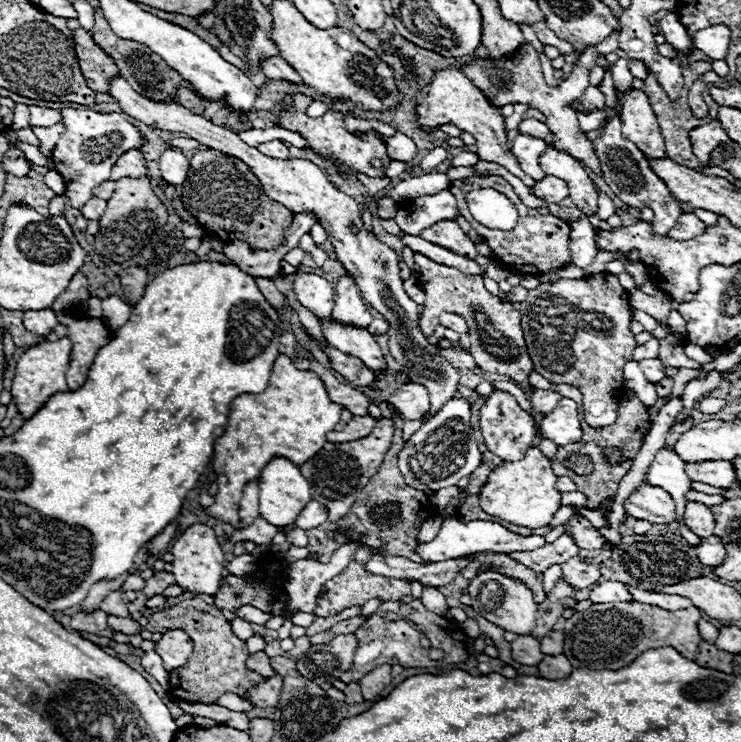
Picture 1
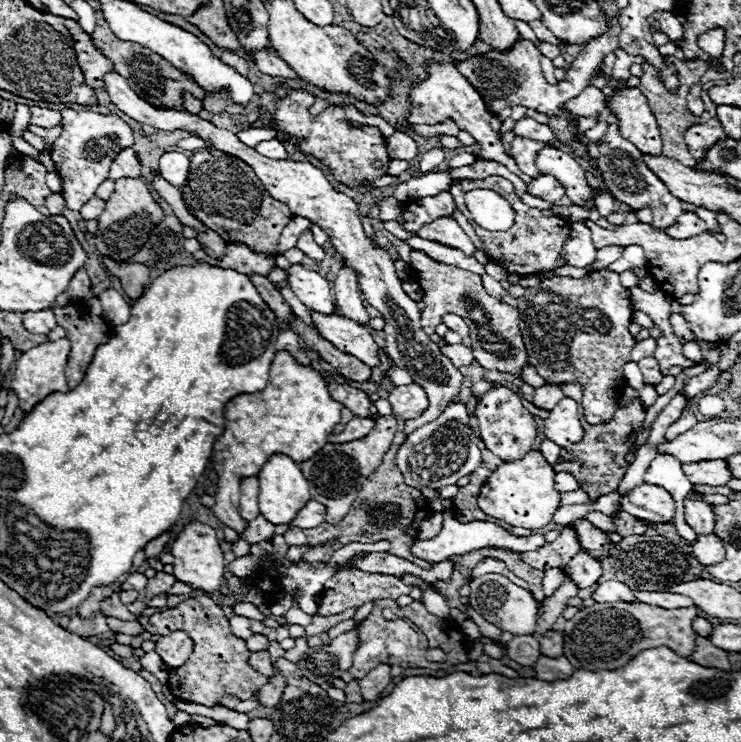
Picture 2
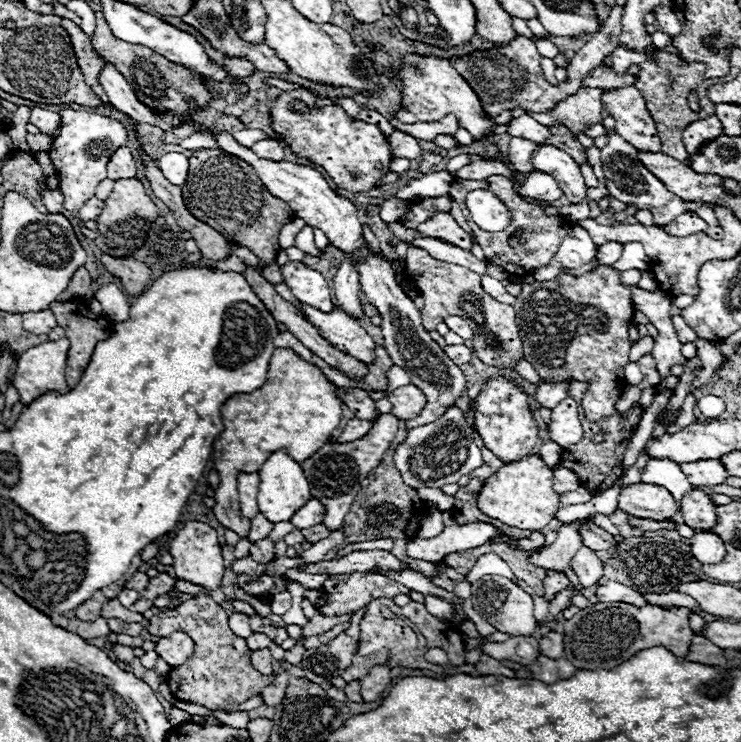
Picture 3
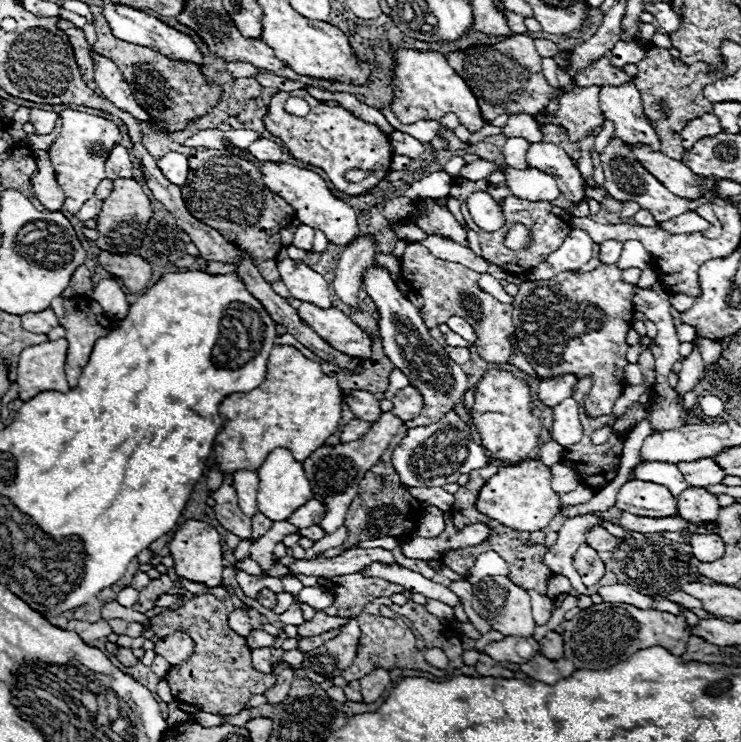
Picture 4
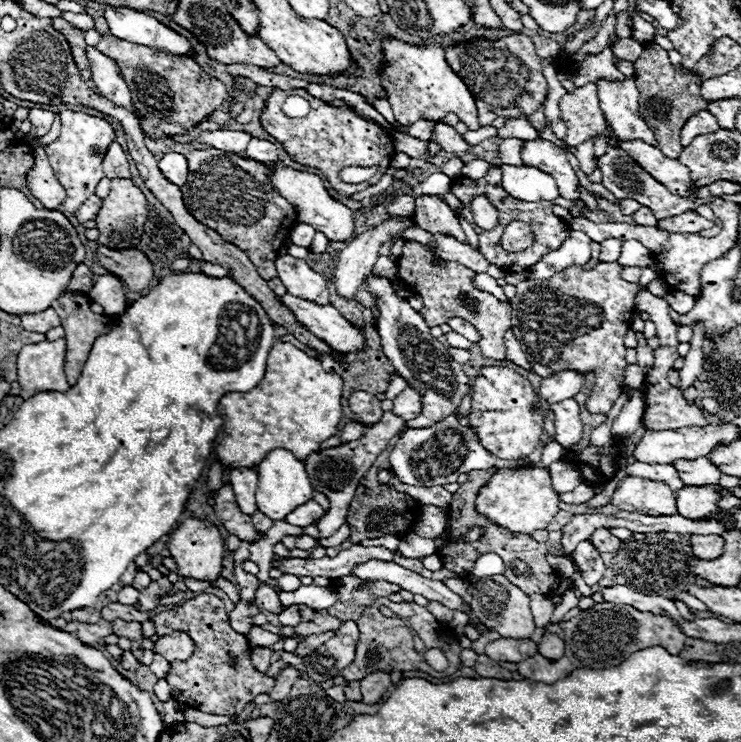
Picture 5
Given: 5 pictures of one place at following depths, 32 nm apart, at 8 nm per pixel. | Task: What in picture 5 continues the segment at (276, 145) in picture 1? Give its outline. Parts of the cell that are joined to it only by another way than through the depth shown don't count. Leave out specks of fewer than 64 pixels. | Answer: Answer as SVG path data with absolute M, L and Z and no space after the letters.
M254 138L248 148L244 150L246 158L250 160L256 160L256 162L278 162L278 148L276 144L268 142L268 140L260 140L260 138Z

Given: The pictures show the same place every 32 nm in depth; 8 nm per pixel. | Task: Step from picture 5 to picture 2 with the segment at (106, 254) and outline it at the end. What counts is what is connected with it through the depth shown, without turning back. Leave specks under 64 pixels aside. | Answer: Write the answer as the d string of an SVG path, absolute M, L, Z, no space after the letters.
M104 258L106 268L120 278L122 288L130 300L138 300L144 294L144 288L150 284L150 270L144 264L126 264L126 262L112 262L112 258Z

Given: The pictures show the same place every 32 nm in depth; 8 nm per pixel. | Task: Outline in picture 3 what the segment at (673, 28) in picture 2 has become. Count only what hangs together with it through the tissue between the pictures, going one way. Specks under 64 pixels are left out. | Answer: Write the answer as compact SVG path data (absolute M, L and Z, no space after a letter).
M656 8L654 14L656 14L656 20L662 26L662 32L666 32L670 38L674 38L674 36L678 36L682 32L680 20L678 20L678 16L670 8Z

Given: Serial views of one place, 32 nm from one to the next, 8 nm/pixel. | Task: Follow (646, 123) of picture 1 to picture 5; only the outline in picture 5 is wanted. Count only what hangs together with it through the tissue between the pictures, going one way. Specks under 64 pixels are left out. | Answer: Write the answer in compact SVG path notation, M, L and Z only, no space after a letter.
M628 76L624 82L598 82L598 98L606 120L614 128L614 136L622 140L642 140L658 148L652 128L642 120L638 102L640 92L634 80Z

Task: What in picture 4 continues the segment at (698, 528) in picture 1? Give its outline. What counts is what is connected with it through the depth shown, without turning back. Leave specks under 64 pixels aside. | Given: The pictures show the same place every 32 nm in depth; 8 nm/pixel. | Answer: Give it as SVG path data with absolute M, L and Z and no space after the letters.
M688 488L678 498L678 512L686 522L692 524L714 524L718 516L716 496L704 488Z

